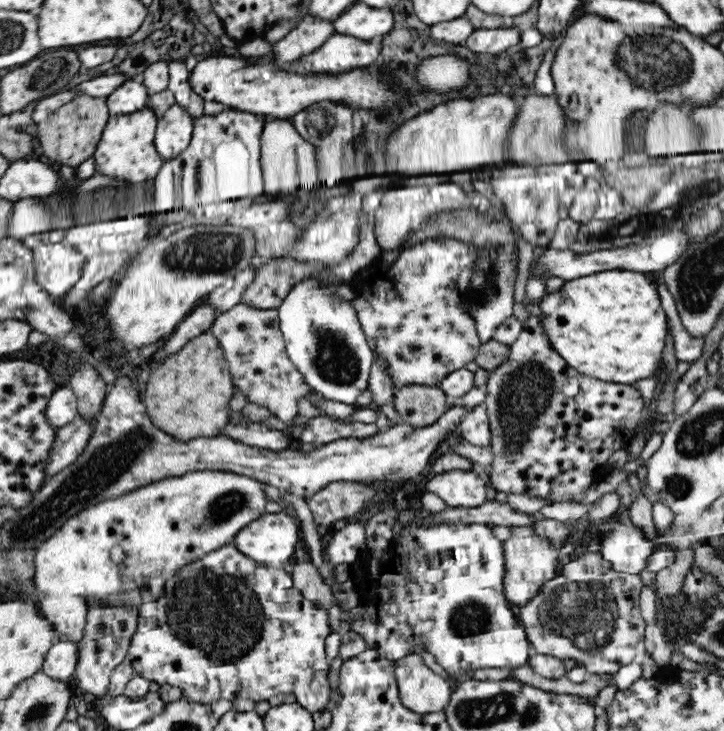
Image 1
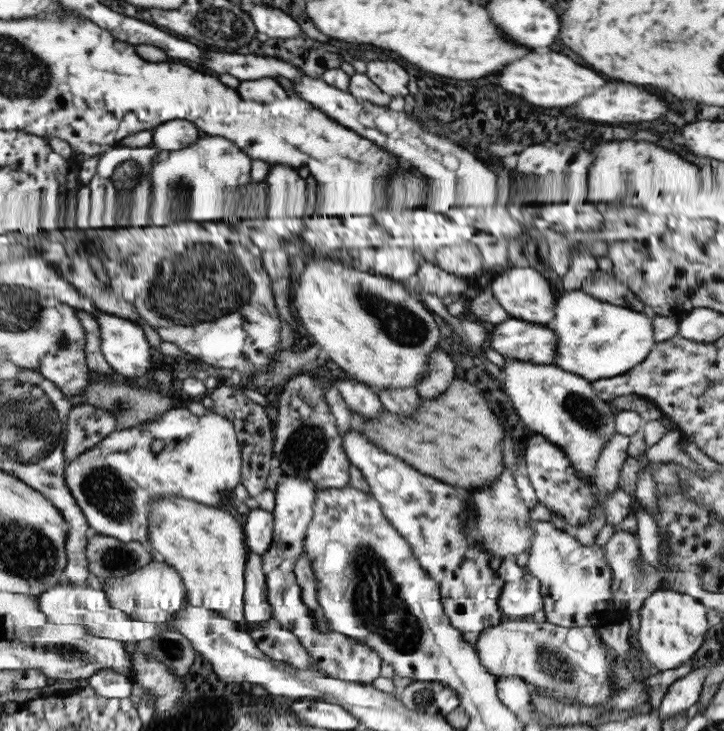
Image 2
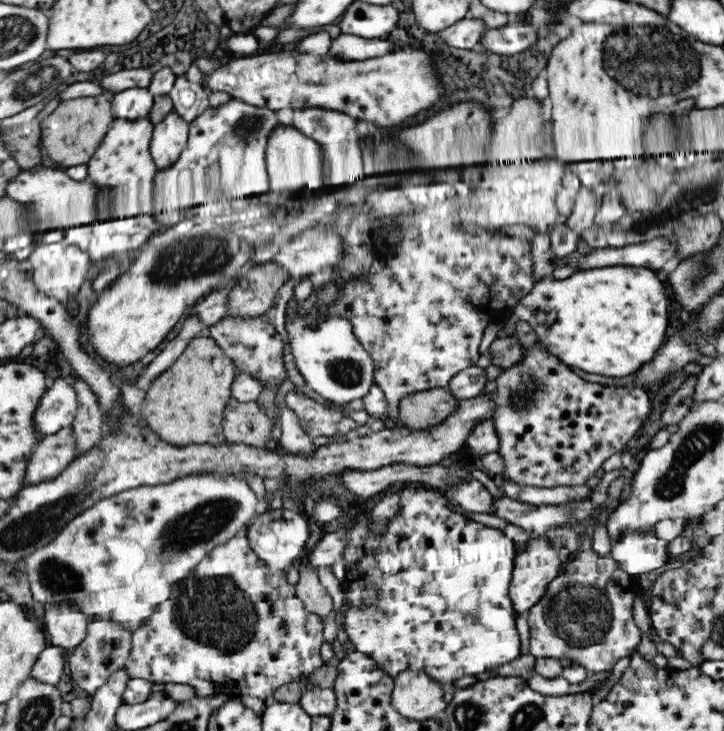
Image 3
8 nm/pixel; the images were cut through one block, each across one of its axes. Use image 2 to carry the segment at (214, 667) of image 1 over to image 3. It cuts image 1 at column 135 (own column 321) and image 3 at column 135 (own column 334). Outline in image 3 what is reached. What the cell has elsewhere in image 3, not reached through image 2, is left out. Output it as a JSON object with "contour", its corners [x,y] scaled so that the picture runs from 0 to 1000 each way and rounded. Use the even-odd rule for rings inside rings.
{"contour":[[[349,710],[343,711],[333,725],[329,725],[318,739],[298,747],[271,773],[265,787],[249,793],[240,800],[239,810],[227,824],[215,832],[215,837],[207,841],[202,854],[193,862],[181,867],[181,891],[173,917],[180,929],[199,929],[209,934],[232,936],[262,936],[269,941],[271,949],[276,952],[315,951],[318,955],[333,955],[336,951],[367,955],[377,951],[378,945],[390,936],[398,936],[401,930],[412,930],[414,925],[424,923],[449,907],[442,899],[442,886],[449,878],[446,870],[446,851],[443,843],[431,840],[421,834],[414,818],[409,817],[406,803],[401,802],[390,784],[374,778],[348,750],[345,750],[341,722],[348,717]]]}

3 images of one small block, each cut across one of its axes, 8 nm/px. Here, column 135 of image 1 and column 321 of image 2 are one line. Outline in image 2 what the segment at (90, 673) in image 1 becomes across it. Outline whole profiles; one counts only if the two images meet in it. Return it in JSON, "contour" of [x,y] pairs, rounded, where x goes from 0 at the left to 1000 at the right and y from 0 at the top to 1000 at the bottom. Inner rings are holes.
{"contour":[[[421,752],[410,758],[410,766],[405,772],[405,785],[414,807],[416,825],[425,833],[425,841],[434,850],[434,856],[441,866],[452,866],[456,862],[453,850],[448,845],[443,832],[438,825],[438,806],[430,780],[431,772],[421,761]]]}

